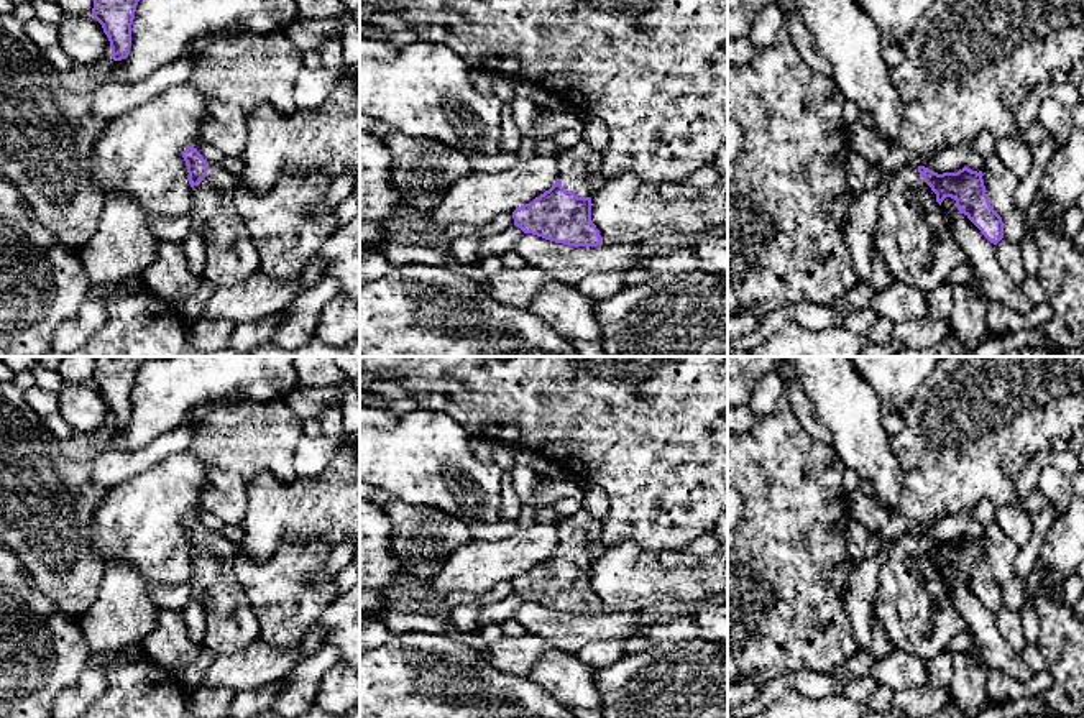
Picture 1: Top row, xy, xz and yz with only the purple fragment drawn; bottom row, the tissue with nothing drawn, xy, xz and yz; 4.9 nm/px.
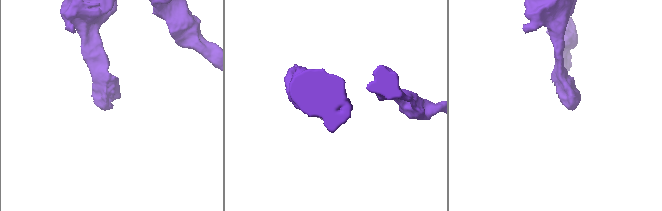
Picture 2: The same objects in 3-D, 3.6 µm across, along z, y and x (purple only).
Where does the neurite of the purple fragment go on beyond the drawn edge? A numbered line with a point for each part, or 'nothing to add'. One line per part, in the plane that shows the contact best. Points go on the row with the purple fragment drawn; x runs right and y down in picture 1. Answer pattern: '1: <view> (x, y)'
1: yz (912, 235)

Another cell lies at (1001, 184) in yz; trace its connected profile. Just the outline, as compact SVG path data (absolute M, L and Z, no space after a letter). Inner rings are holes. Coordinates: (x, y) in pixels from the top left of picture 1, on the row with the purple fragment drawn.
M995 154L985 159L982 179L989 202L1000 217L1017 207L1015 191L1018 179L1004 166L1004 163Z

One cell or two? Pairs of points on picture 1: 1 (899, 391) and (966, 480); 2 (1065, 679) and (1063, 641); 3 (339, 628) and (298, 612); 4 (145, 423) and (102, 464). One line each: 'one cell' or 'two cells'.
1: two cells
2: one cell
3: two cells
4: two cells

